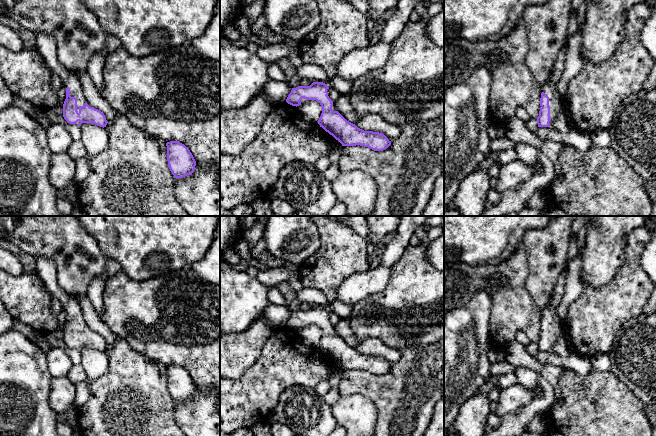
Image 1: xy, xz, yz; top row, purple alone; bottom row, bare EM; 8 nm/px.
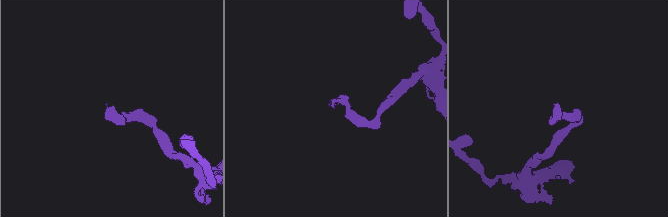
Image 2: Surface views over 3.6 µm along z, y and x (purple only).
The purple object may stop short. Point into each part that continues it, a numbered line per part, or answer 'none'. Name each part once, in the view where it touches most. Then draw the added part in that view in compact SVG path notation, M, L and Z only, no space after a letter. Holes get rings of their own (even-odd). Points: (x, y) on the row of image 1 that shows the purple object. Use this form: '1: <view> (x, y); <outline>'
1: xy (46, 44); M36 32L37 50L43 57L45 63L53 73L56 73L60 78L62 84L70 88L70 96L77 99L77 111L79 107L87 103L92 107L84 96L82 84L79 77L67 70L58 60L57 45L55 38L50 34Z

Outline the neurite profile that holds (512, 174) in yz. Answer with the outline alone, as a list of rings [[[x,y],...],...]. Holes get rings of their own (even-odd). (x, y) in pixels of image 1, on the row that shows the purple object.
[[[517,159],[505,165],[501,165],[495,188],[499,193],[516,188],[533,177],[537,171],[537,162],[529,166],[525,162]]]

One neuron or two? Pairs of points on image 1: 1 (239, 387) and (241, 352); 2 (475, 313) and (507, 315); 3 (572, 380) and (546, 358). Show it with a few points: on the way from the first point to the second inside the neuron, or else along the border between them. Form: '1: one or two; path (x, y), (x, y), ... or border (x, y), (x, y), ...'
1: two; border (257, 360), (239, 377), (230, 379)
2: two; border (484, 291), (491, 300), (489, 337)
3: two; border (565, 368), (582, 375), (588, 374)

